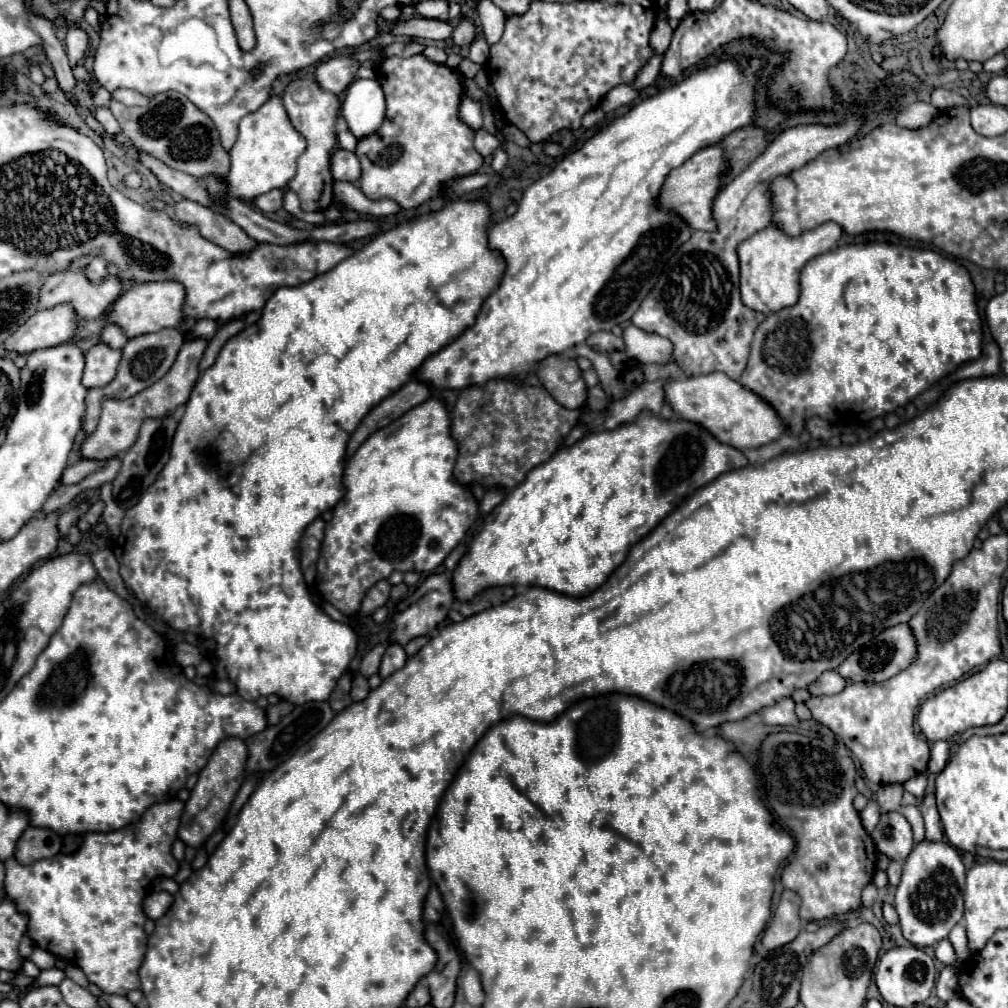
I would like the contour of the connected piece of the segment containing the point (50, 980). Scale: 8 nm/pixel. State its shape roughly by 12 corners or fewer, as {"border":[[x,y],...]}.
{"border":[[59,969],[41,971],[35,983],[27,989],[39,985],[59,985],[65,979]]}

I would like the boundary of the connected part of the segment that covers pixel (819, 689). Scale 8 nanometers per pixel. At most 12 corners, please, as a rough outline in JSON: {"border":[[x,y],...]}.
{"border":[[827,671],[813,685],[811,695],[841,693],[847,681]]}

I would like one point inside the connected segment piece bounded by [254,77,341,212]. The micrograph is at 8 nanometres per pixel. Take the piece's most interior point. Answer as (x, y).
(313, 111)

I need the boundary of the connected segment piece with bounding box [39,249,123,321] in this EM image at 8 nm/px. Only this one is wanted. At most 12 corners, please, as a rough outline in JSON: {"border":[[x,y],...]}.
{"border":[[77,257],[47,277],[39,309],[71,303],[81,321],[99,317],[121,295],[115,265],[101,283],[91,283]]}

